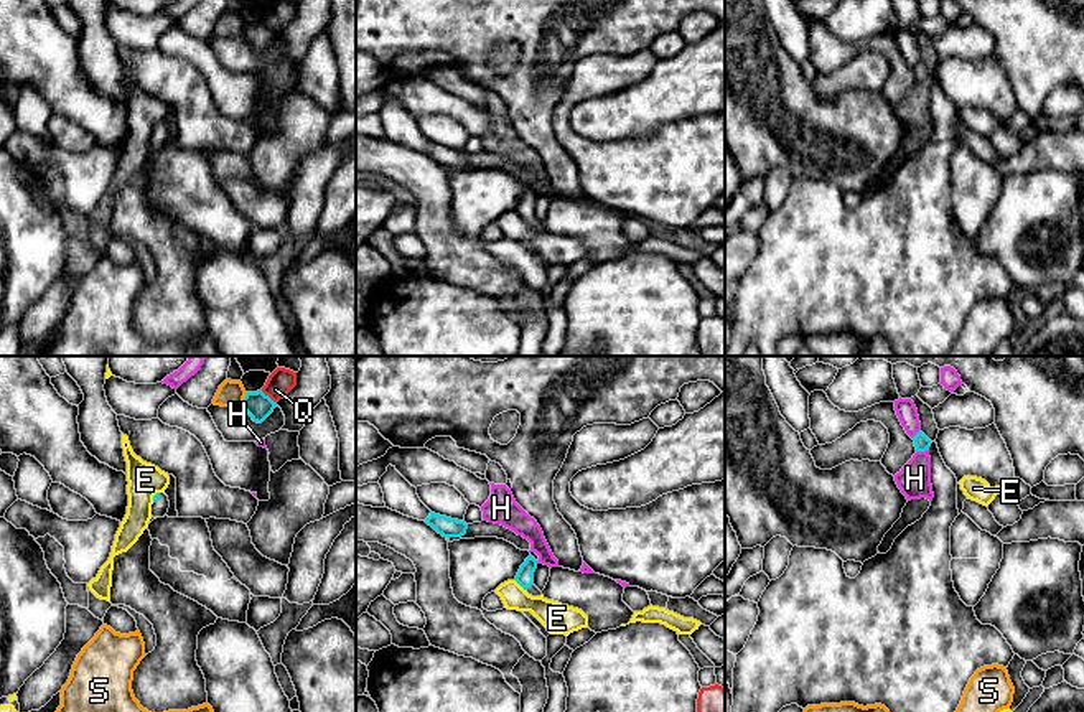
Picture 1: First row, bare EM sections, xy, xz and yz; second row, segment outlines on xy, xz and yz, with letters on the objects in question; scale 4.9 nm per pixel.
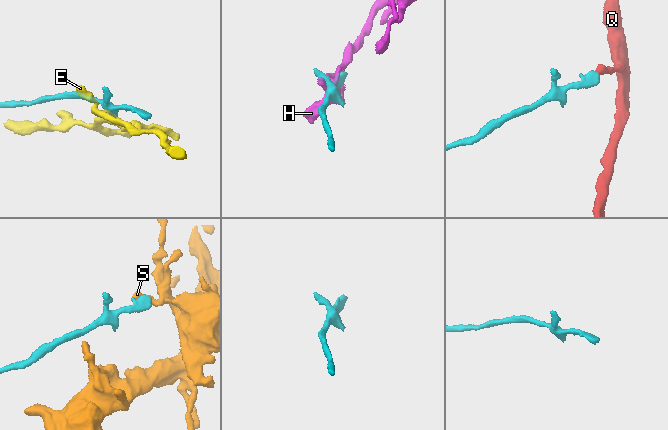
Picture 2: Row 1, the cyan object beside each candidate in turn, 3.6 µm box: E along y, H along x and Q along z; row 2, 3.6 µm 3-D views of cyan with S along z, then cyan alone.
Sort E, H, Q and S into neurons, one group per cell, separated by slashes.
E / H / Q / S

